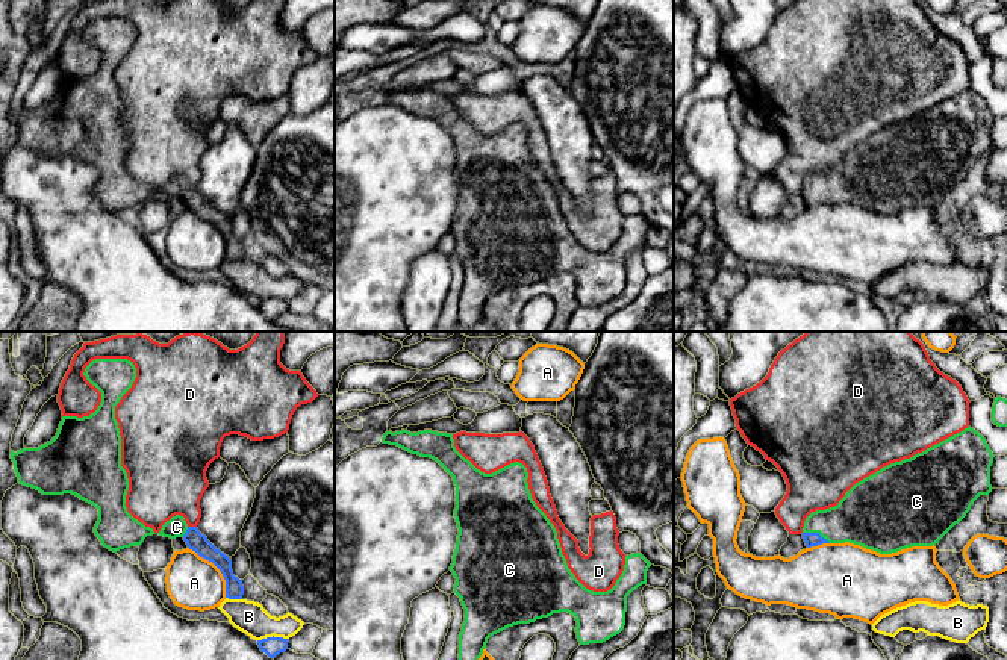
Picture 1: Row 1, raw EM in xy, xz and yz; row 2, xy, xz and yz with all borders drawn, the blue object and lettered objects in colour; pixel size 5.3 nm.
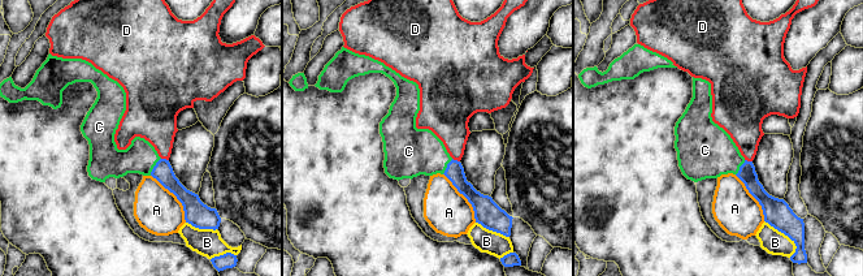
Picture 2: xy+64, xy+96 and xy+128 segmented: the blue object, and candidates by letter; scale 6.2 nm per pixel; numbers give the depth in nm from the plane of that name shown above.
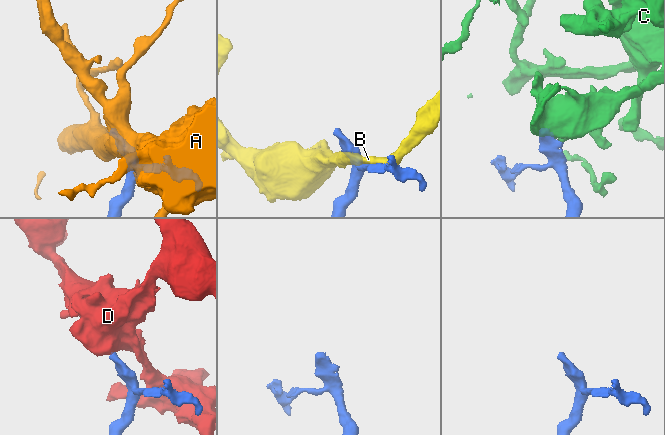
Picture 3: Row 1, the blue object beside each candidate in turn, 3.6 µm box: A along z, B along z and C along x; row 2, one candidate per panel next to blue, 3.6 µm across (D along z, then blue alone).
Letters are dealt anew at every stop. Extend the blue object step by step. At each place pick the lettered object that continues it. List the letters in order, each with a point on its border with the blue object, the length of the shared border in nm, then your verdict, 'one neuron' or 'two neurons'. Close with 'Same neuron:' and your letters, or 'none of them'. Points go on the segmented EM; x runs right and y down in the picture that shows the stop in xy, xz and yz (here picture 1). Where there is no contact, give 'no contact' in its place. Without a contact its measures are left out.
A: contact xy (217, 566); length 340 nm; two neurons
B: contact xy (273, 636); length 160 nm; two neurons
C: contact yz (816, 533); length 160 nm; one neuron
D: contact xy (193, 527); length 50 nm; two neurons
Same neuron: C

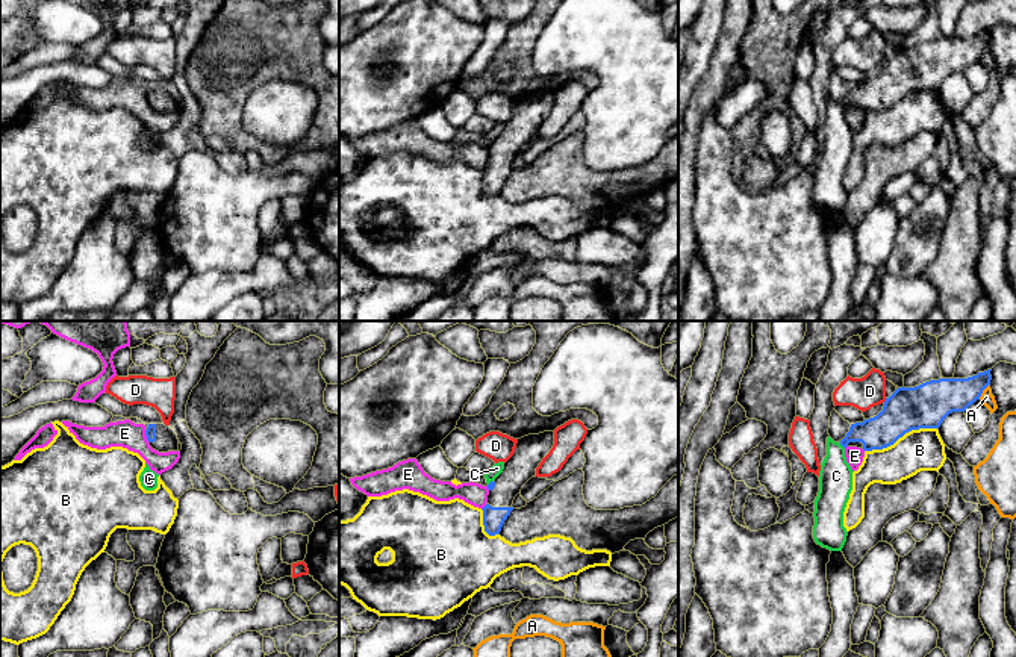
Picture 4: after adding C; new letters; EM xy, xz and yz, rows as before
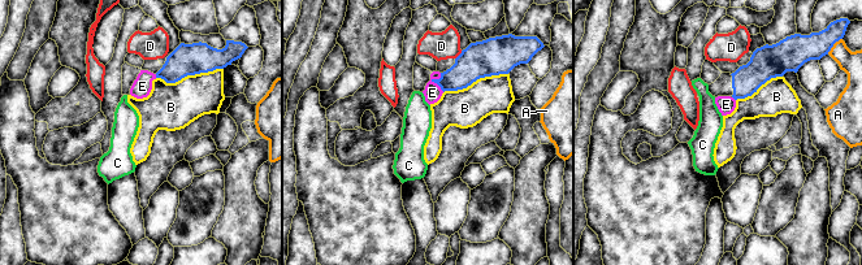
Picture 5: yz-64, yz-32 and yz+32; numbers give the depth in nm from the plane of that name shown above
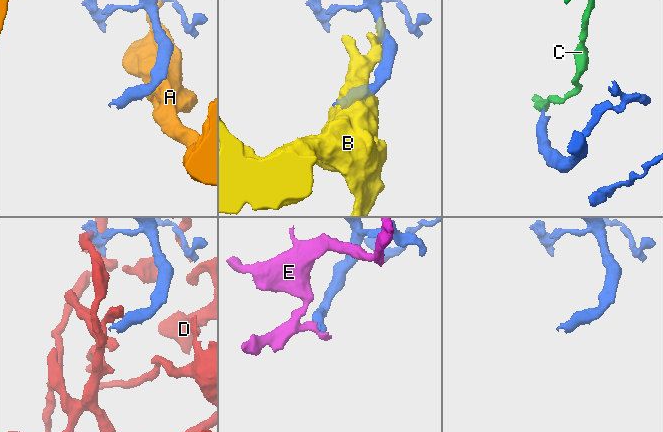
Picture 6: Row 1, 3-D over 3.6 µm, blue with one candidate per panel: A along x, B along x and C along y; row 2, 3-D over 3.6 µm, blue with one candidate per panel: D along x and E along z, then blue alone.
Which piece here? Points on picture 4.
A: contact yz (981, 392); length 90 nm; two neurons
B: contact yz (900, 436); length 400 nm; two neurons
C: contact yz (842, 445); length 40 nm; two neurons
D: contact yz (886, 400); length 30 nm; two neurons
E: contact xy (146, 435); length 70 nm; two neurons
Same neuron: none of them

